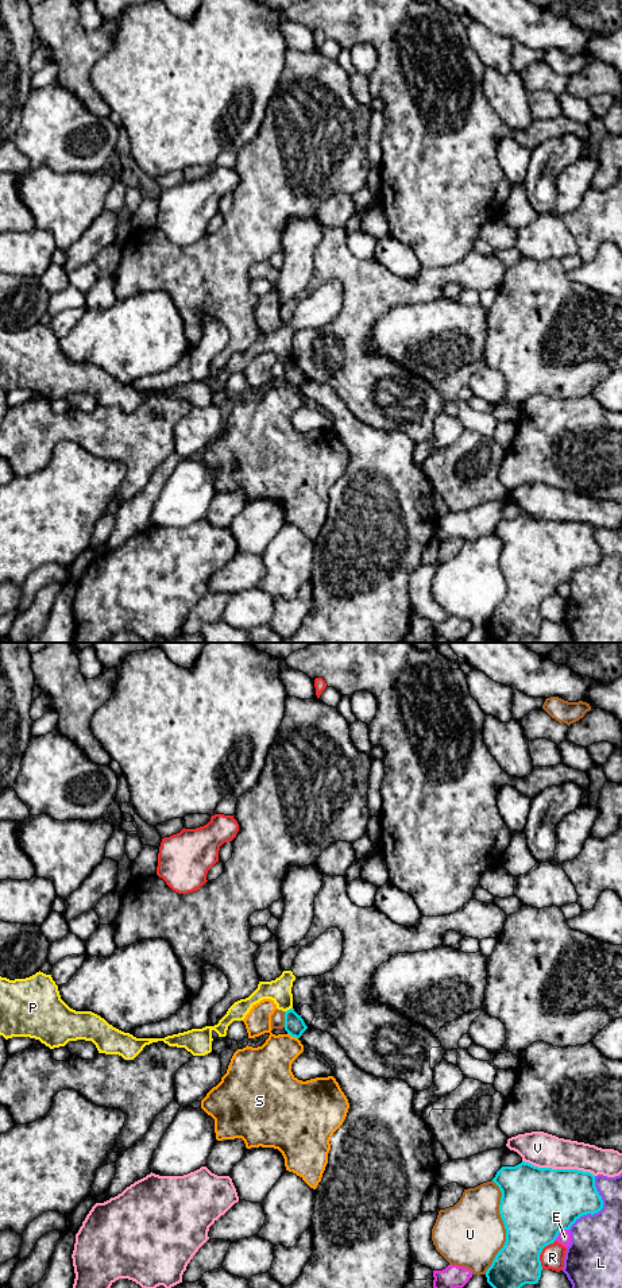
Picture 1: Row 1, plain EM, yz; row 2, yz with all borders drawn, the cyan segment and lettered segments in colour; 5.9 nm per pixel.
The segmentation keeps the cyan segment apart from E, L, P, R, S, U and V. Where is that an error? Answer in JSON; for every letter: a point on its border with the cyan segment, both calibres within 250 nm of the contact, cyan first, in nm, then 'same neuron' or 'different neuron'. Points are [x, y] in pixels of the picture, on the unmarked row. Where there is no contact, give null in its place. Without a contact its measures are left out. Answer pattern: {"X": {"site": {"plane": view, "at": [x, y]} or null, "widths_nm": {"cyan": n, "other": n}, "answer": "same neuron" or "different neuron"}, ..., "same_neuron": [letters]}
{"E": {"site": {"plane": "yz", "at": [560, 582]}, "widths_nm": {"cyan": 440, "other": 80}, "answer": "different neuron"}, "L": {"site": {"plane": "yz", "at": [601, 560]}, "widths_nm": {"cyan": 320, "other": 320}, "answer": "different neuron"}, "P": {"site": {"plane": "yz", "at": [288, 362]}, "widths_nm": {"cyan": 120, "other": 140}, "answer": "different neuron"}, "R": {"site": {"plane": "yz", "at": [540, 605]}, "widths_nm": {"cyan": 380, "other": 140}, "answer": "different neuron"}, "S": {"site": {"plane": "yz", "at": [293, 388]}, "widths_nm": {"cyan": 120, "other": 280}, "answer": "different neuron"}, "U": {"site": {"plane": "yz", "at": [505, 579]}, "widths_nm": {"cyan": 440, "other": 400}, "answer": "different neuron"}, "V": {"site": {"plane": "yz", "at": [559, 521]}, "widths_nm": {"cyan": 440, "other": 200}, "answer": "different neuron"}, "same_neuron": []}

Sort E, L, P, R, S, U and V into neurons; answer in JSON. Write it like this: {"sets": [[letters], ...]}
{"sets": [["E"], ["L"], ["P"], ["R"], ["S"], ["U"], ["V"]]}

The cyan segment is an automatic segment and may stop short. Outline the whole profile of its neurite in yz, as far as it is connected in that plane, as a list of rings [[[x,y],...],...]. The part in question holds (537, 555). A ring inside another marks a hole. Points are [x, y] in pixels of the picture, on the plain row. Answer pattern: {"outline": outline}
{"outline": [[[522,513],[515,518],[502,518],[492,533],[502,544],[499,566],[506,581],[506,594],[486,624],[487,635],[495,643],[519,643],[525,636],[537,636],[542,622],[540,613],[542,601],[553,595],[560,583],[569,582],[580,568],[594,567],[603,560],[602,548],[595,539],[595,528],[590,524],[538,520]]]}

